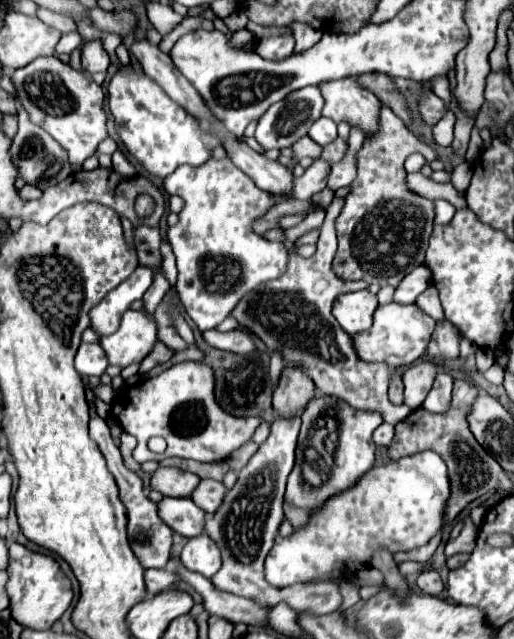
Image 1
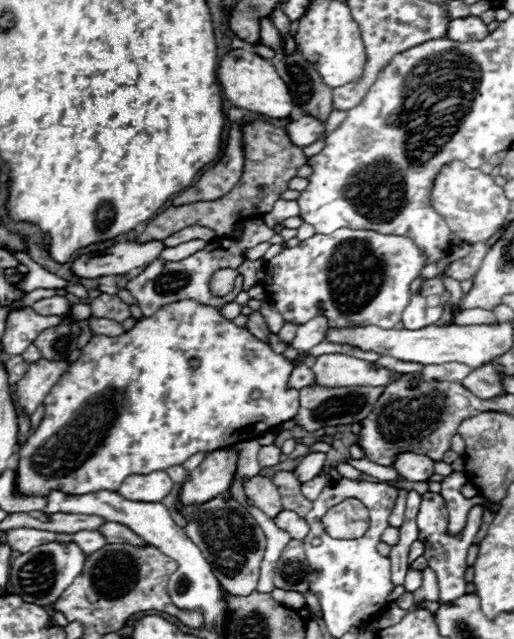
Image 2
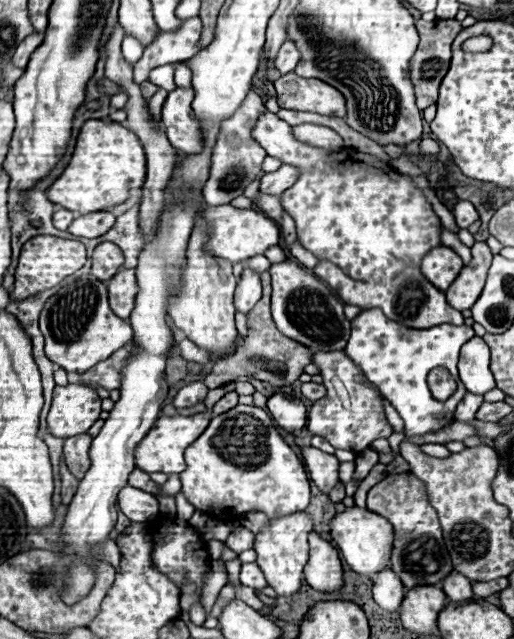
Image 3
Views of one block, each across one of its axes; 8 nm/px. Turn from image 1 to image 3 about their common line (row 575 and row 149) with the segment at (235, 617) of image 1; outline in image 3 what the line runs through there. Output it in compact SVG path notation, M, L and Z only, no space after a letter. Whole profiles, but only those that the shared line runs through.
M176 88L174 92L168 92L168 98L162 108L162 126L166 130L166 136L170 144L180 152L200 152L202 150L202 136L200 136L200 124L196 122L194 110L192 110L194 90L188 88Z

